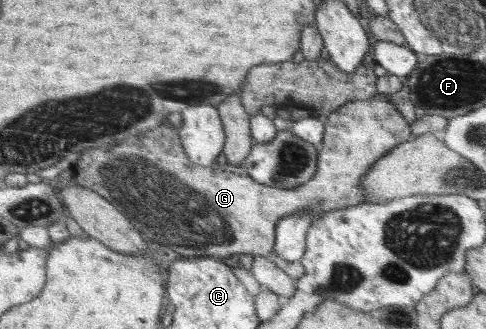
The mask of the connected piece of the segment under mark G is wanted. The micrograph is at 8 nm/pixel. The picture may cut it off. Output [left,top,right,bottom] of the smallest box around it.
[72,95,412,259]

